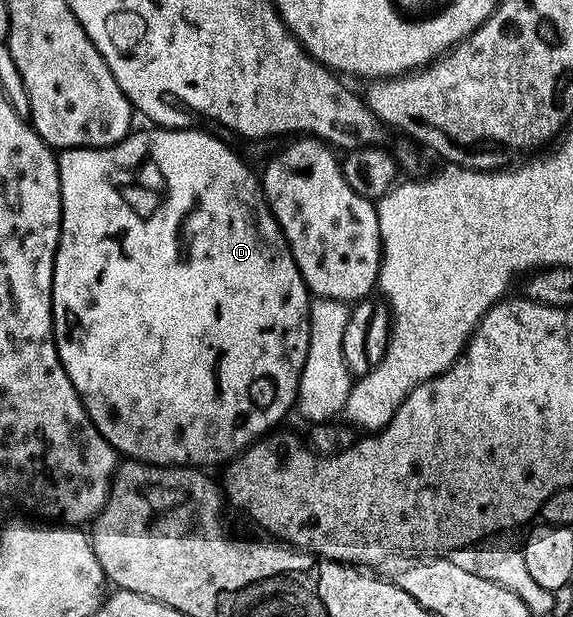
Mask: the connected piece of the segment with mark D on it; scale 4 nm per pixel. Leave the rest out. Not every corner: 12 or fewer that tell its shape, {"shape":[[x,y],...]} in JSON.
{"shape":[[207,131],[58,152],[51,320],[116,452],[227,465],[312,296]]}

